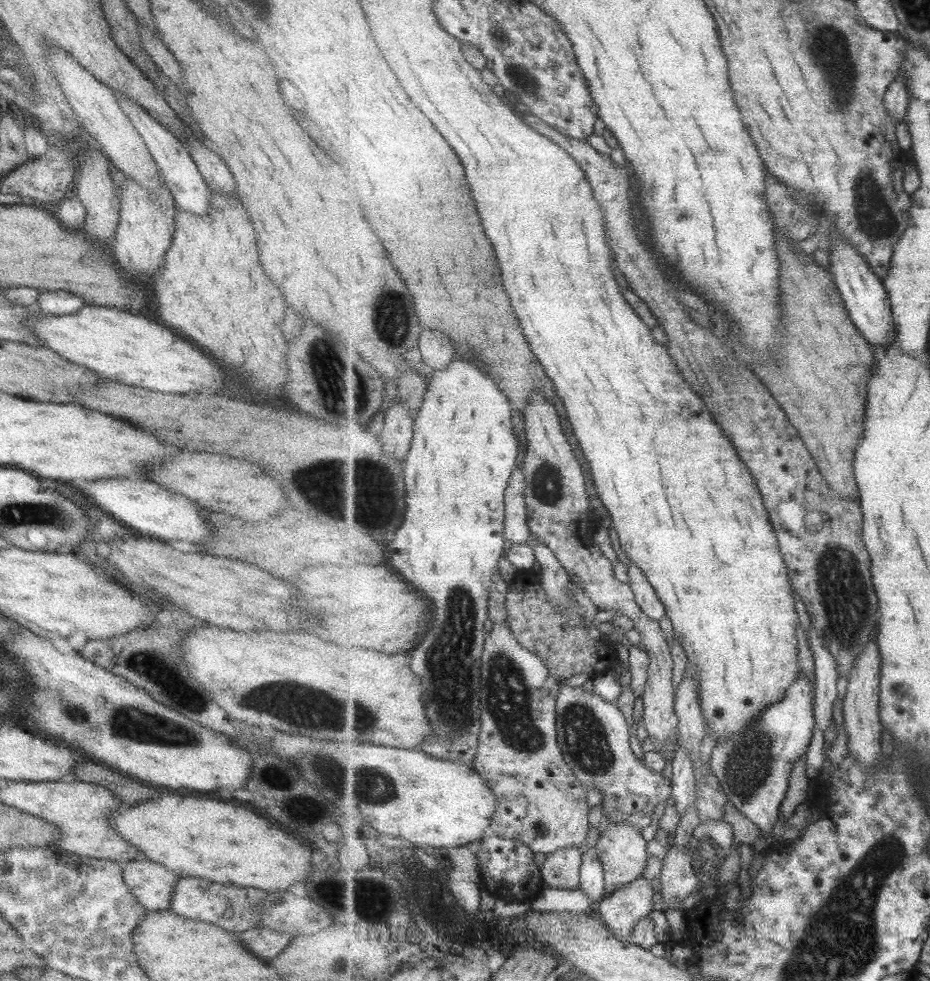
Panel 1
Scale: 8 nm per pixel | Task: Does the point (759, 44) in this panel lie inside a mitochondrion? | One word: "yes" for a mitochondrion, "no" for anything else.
no

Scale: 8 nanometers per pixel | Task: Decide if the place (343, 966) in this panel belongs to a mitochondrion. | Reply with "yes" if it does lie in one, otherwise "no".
yes

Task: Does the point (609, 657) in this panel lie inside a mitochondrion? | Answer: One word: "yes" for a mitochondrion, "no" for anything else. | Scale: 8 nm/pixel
no

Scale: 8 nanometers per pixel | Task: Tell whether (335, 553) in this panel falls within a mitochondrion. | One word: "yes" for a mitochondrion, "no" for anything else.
no

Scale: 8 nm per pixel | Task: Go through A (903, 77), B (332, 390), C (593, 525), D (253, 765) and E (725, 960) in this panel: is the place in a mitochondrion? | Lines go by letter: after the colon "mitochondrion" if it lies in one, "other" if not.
A: other
B: mitochondrion
C: other
D: other
E: other

